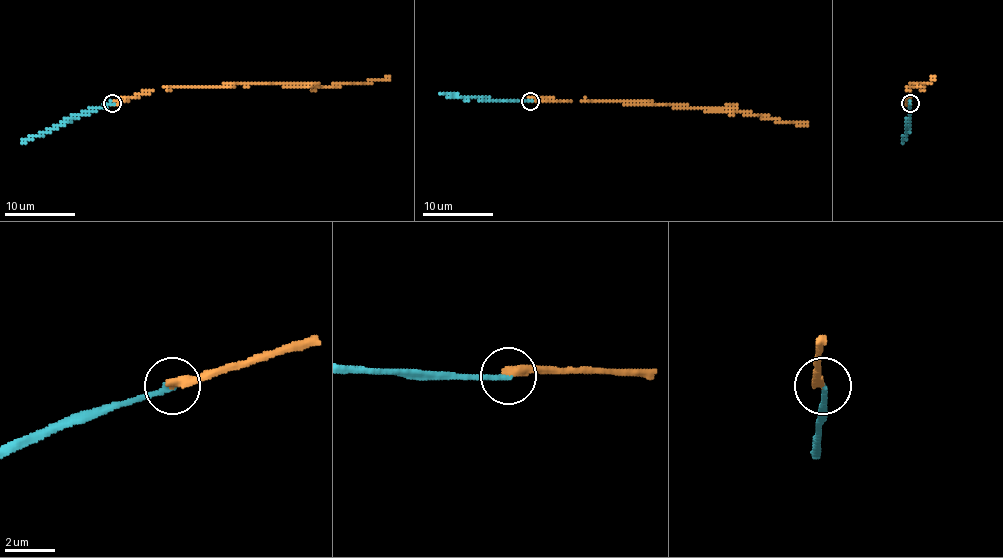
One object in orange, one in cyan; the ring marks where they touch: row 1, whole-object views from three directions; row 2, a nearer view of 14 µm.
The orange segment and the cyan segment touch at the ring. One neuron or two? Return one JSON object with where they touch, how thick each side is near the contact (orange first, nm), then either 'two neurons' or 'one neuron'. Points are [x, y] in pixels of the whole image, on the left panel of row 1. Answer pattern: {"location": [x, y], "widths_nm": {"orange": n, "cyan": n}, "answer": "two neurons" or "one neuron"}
{"location": [112, 103], "widths_nm": {"orange": 400, "cyan": 200}, "answer": "two neurons"}

